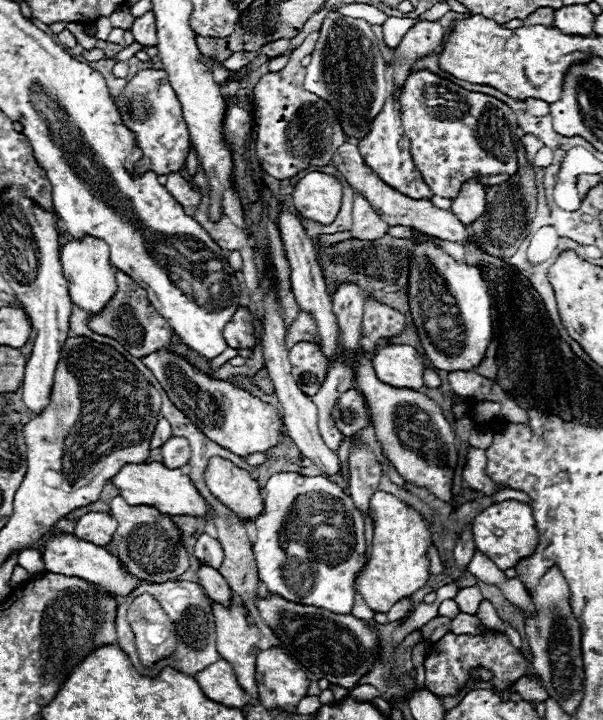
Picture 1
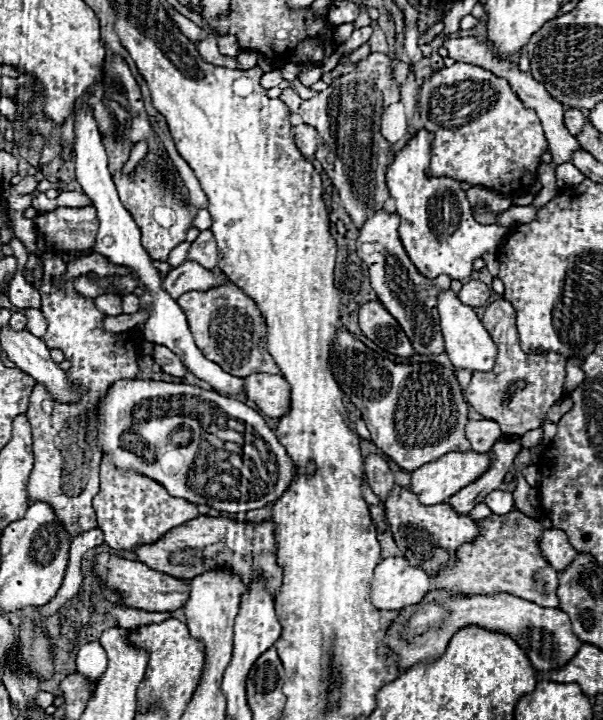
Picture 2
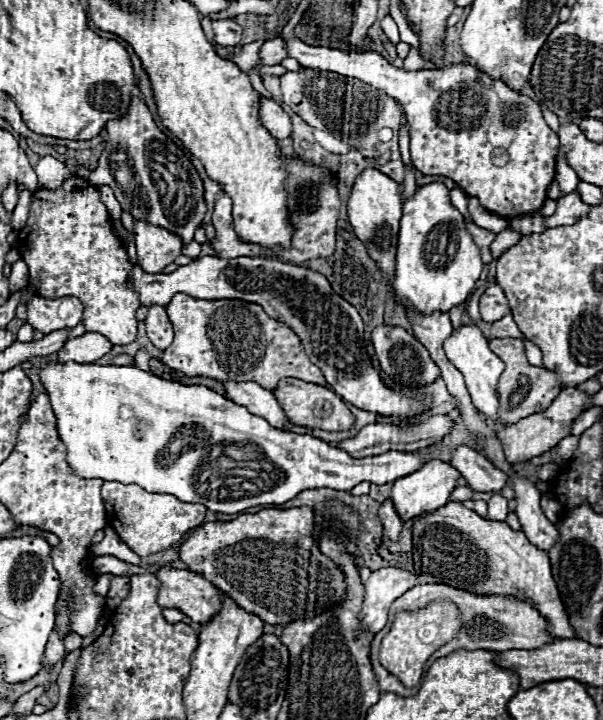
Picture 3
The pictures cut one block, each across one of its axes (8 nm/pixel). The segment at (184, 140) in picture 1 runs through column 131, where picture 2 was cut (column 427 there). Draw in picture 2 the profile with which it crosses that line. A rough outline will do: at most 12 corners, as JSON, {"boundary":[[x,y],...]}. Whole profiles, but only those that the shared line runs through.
{"boundary":[[456,62],[418,90],[430,170],[522,196],[548,148],[504,78]]}

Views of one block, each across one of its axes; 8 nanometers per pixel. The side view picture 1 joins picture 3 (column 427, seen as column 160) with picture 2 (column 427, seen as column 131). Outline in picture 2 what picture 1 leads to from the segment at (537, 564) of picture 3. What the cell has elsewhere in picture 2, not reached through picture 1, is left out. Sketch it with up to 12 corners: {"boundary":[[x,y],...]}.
{"boundary":[[396,484],[384,508],[398,548],[430,576],[478,528]]}

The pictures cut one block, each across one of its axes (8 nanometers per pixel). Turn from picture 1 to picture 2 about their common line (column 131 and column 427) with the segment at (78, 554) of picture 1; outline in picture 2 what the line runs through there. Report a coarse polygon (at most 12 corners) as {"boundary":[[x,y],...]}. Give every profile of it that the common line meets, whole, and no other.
{"boundary":[[404,556],[378,564],[372,602],[378,610],[420,604],[430,576]]}

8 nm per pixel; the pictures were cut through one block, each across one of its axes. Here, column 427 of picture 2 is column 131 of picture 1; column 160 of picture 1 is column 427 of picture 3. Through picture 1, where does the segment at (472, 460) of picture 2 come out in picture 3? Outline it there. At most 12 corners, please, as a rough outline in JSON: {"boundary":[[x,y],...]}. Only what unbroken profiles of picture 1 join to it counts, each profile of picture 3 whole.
{"boundary":[[440,460],[398,478],[392,500],[406,522],[446,506],[460,472]]}

